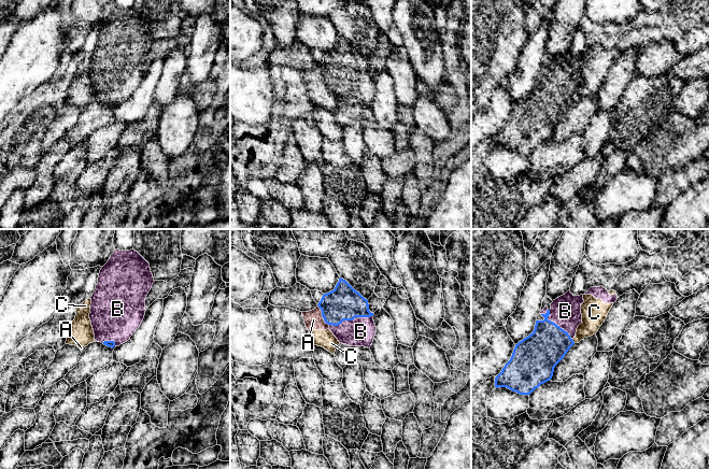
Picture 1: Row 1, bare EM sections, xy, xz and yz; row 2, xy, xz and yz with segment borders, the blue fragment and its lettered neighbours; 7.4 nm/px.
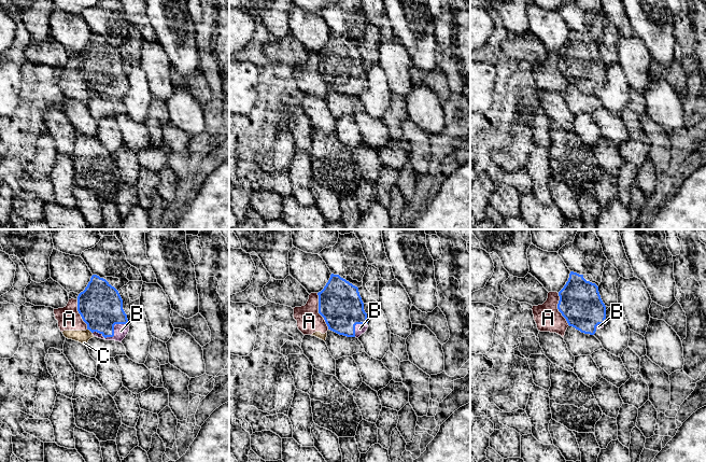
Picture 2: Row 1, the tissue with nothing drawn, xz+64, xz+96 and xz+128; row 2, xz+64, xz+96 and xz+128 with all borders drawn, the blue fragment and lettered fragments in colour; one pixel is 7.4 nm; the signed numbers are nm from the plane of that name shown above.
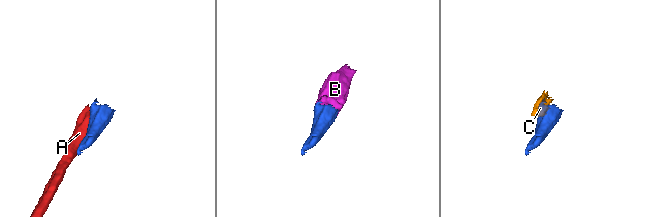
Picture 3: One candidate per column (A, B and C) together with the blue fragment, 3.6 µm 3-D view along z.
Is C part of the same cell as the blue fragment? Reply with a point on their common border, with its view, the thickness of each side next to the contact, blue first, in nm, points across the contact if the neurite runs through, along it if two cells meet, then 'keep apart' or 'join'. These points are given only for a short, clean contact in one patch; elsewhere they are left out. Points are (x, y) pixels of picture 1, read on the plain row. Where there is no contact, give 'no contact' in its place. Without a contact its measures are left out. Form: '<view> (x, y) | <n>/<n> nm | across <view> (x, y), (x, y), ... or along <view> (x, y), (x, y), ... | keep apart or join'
yz (572, 100) | 300/180 nm | along yz (571, 98), (575, 101) | keep apart

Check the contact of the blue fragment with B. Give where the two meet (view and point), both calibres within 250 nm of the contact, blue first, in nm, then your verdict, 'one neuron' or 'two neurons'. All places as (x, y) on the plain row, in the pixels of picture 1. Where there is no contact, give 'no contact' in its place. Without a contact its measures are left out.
xz (351, 79) | 260/220 nm | one neuron

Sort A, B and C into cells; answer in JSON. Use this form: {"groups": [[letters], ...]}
{"groups": [["A", "C"], ["B"]]}

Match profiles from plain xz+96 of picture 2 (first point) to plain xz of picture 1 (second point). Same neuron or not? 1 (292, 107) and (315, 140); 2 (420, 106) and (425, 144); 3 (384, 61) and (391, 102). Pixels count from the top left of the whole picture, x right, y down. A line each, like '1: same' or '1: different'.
1: same
2: different
3: different

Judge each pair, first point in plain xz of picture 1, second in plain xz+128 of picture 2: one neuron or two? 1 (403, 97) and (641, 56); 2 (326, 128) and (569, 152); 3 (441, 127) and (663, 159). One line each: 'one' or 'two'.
1: one
2: two
3: two

